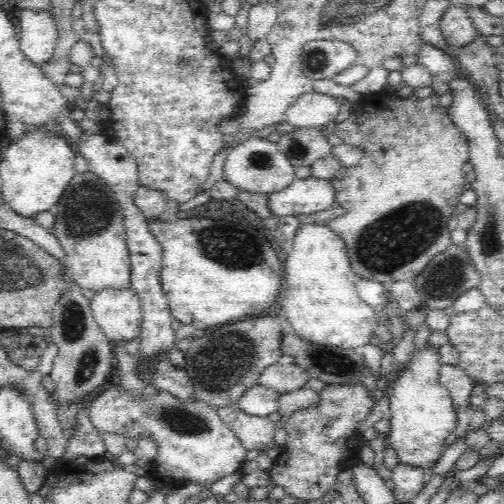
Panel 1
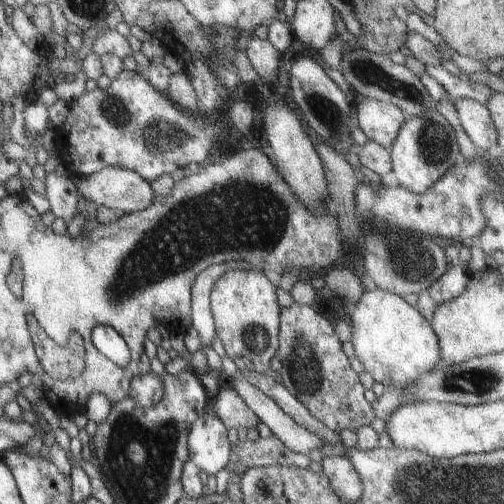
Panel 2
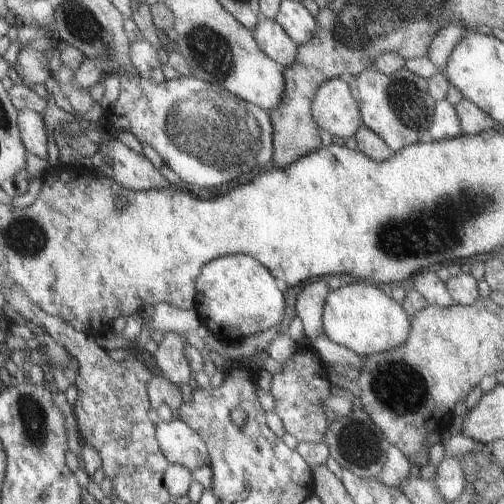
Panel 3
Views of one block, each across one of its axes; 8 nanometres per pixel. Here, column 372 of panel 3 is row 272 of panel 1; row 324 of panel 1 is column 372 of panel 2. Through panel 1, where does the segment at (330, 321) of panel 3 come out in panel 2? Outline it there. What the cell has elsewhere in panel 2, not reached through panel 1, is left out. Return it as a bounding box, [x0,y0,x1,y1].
[351,290,437,390]

